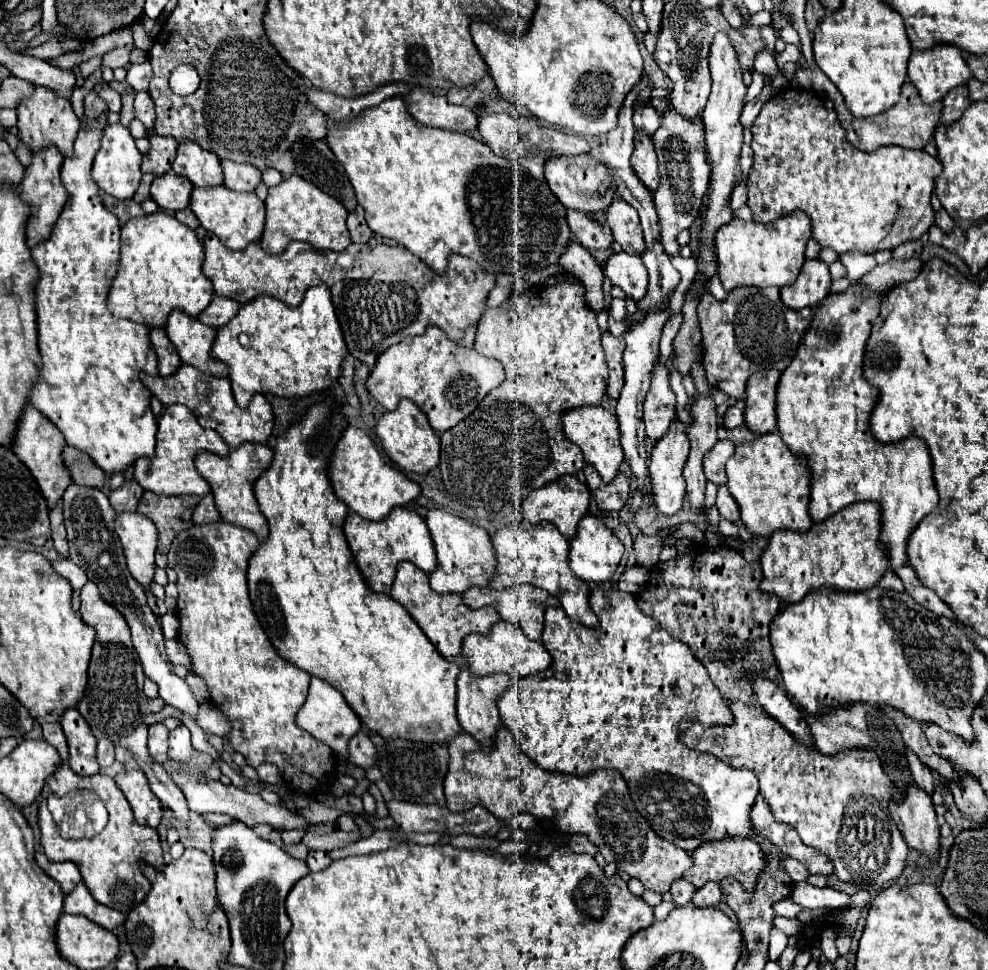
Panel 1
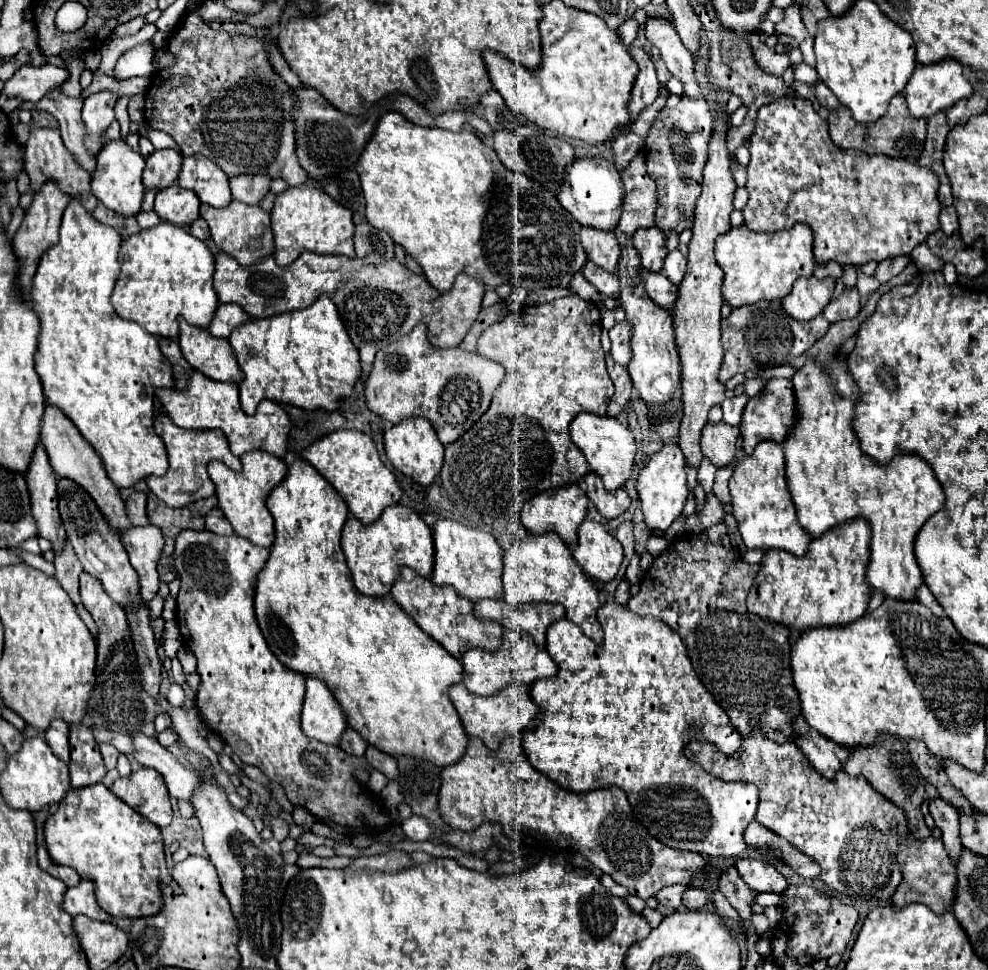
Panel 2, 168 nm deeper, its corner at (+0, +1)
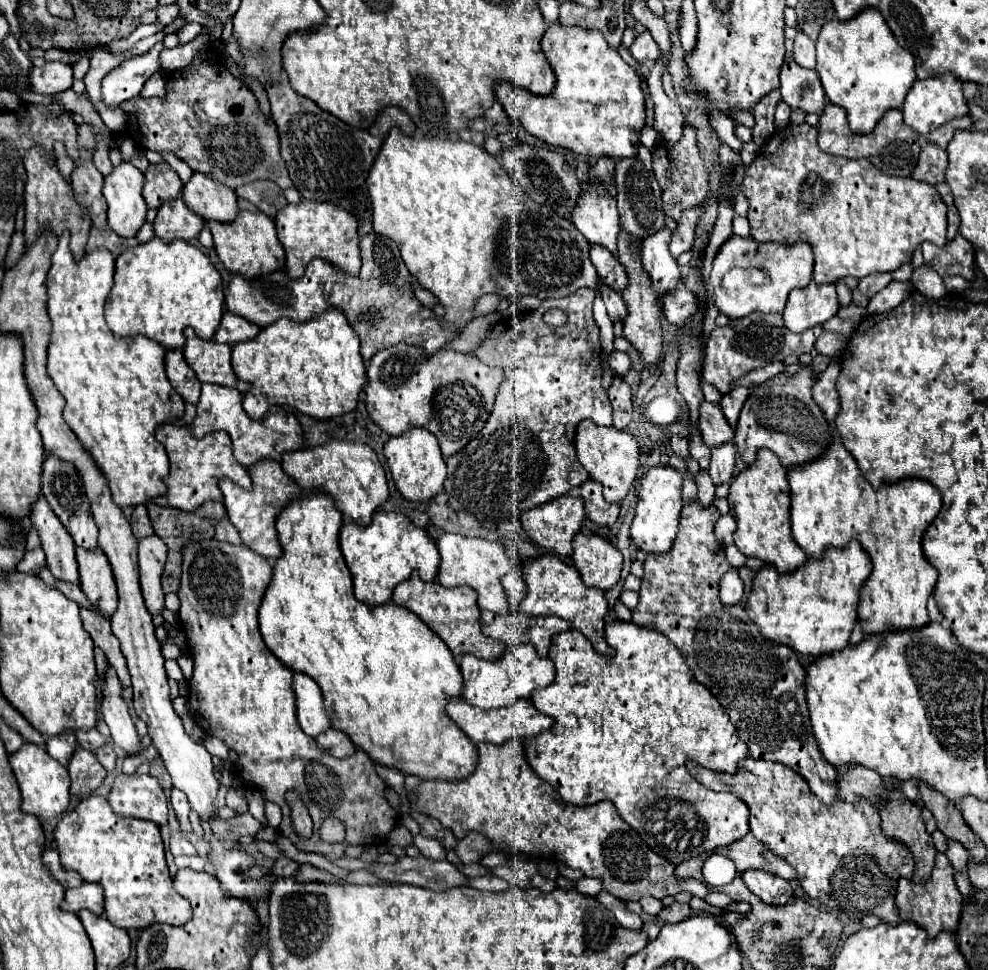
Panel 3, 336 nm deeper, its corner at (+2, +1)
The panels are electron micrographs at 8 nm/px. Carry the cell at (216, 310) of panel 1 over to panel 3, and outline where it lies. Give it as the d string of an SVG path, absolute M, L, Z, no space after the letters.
M224 312L222 320L220 320L220 326L214 334L214 340L216 342L224 342L224 344L236 344L240 340L250 340L254 338L254 334L258 332L260 328L252 322L248 322L246 318L240 318L236 314L230 314L230 312Z

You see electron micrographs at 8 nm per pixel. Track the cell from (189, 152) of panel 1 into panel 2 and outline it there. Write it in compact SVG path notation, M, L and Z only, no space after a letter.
M200 154L184 158L178 184L186 190L192 190L200 202L214 208L222 208L232 202L228 176L218 166L214 166L214 162Z

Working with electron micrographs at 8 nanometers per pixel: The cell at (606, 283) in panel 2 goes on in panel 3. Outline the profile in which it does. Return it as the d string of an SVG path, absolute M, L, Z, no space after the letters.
M602 282L600 292L602 292L602 300L606 302L610 318L612 320L624 320L624 300L622 300L622 296L616 290L612 290L606 282Z

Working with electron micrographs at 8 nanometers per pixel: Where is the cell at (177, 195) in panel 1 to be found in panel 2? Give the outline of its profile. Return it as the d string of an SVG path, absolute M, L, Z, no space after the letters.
M172 184L166 190L160 190L156 194L154 212L160 216L160 220L170 222L174 226L190 226L194 218L198 218L200 200L194 192L180 188L178 184Z

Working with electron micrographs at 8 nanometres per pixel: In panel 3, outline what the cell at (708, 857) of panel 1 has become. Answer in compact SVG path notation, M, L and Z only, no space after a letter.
M746 870L742 874L744 884L748 886L750 892L756 892L758 898L762 898L768 904L774 906L782 906L792 898L792 888L790 884L780 878L774 876L770 872L762 872L762 870Z

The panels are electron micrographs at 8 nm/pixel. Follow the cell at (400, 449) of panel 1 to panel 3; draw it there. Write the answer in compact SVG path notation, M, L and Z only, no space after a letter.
M412 428L400 436L392 436L384 444L384 456L388 460L388 468L392 472L396 488L406 500L428 502L442 490L442 484L446 480L446 462L436 436L426 428Z

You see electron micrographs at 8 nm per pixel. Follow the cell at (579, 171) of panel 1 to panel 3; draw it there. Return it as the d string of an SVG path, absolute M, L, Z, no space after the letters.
M586 180L572 208L572 222L590 244L602 244L610 252L618 252L616 236L620 222L616 198L610 196L608 186Z

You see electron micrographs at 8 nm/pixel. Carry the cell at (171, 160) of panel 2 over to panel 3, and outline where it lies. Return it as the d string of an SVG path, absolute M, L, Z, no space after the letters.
M168 162L150 164L144 182L144 200L150 208L158 208L168 198L178 198L180 190L182 190L182 180L170 168Z

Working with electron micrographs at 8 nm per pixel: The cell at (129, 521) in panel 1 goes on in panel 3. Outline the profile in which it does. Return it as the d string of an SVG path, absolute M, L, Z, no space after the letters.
M150 534L138 542L138 566L140 566L140 588L150 614L164 610L164 592L160 586L162 568L166 564L166 544Z

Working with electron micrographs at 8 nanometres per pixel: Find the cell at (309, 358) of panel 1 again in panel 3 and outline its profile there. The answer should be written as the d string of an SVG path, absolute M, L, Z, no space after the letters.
M328 308L322 316L314 316L306 322L294 322L280 318L256 334L248 342L238 342L232 346L232 368L238 380L250 382L252 388L244 394L244 410L250 418L262 418L270 406L290 406L302 414L308 414L318 420L340 416L356 408L358 394L366 386L366 370L360 356L360 340L354 330L348 326L348 320L338 308Z

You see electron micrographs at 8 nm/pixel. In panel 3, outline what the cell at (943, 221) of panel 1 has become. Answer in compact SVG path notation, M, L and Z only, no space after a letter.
M950 206L950 208L948 208L948 240L952 240L952 238L956 236L958 224L960 224L958 210L956 210L956 206Z

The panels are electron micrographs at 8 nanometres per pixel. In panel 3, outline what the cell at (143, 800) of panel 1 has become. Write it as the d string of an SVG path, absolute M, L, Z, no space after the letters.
M118 774L112 792L108 794L108 802L120 816L152 820L158 826L168 820L164 790L152 774Z

